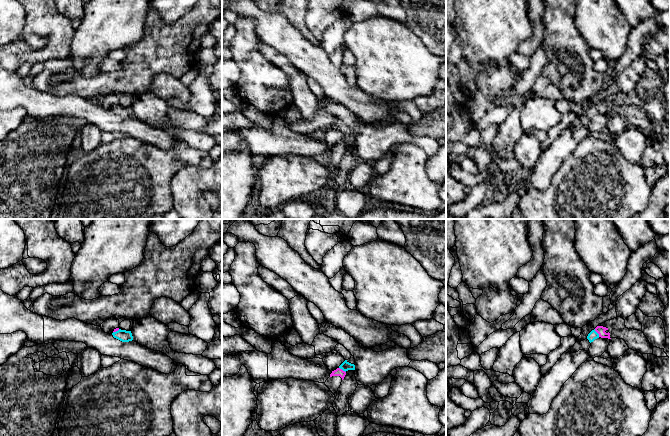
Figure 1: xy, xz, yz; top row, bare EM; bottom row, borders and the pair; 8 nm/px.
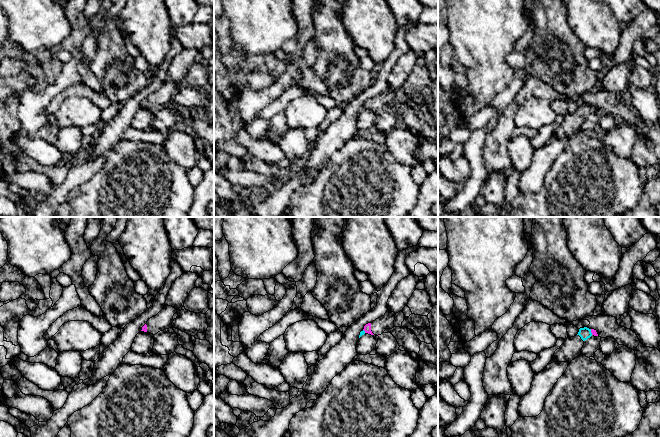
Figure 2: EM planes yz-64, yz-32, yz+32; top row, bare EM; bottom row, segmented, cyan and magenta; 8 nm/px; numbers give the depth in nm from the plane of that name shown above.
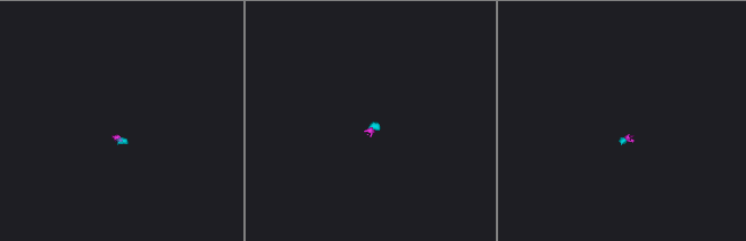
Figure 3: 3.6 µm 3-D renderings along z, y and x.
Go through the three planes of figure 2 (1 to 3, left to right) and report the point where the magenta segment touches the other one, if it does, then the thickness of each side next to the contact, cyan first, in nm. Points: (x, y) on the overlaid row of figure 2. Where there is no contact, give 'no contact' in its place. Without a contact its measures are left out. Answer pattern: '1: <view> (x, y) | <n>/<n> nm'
1: no contact
2: yz-32 (364, 331) | 30/60 nm
3: yz+32 (590, 332) | 90/40 nm

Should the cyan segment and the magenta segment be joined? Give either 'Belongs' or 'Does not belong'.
Belongs

